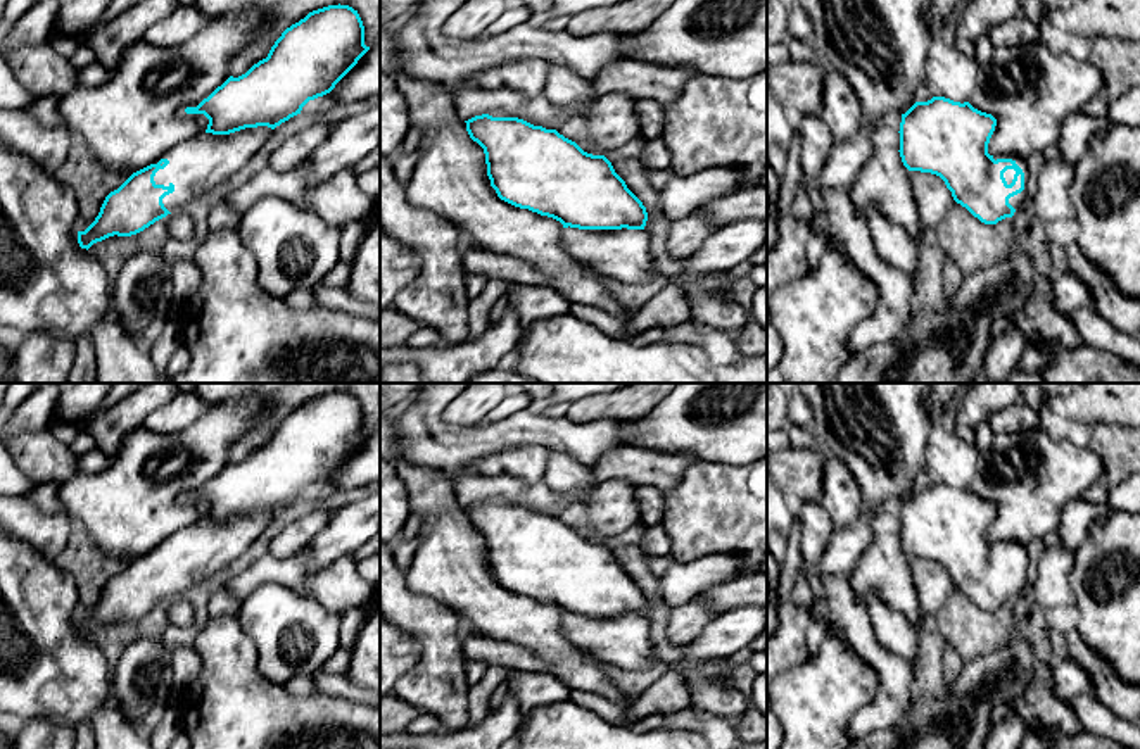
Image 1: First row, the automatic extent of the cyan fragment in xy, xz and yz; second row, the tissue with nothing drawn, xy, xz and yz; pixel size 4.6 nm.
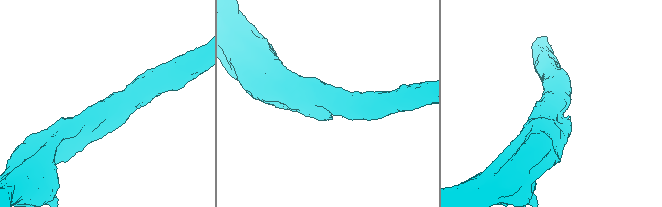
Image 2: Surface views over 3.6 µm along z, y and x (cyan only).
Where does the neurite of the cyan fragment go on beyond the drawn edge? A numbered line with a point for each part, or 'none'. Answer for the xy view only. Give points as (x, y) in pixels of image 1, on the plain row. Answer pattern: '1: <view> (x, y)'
1: xy (196, 553)

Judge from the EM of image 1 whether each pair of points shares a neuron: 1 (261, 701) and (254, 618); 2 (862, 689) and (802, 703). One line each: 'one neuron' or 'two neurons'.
1: two neurons
2: one neuron

